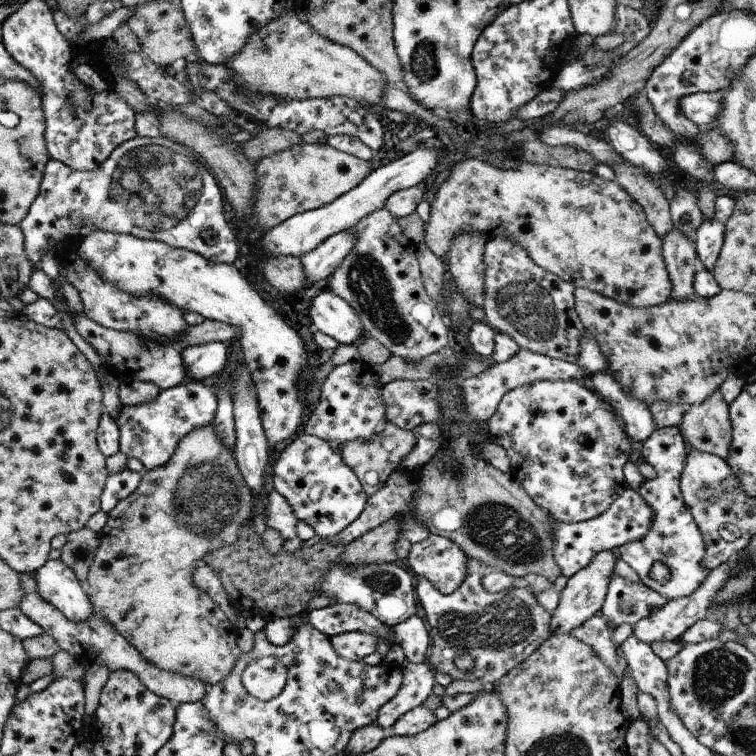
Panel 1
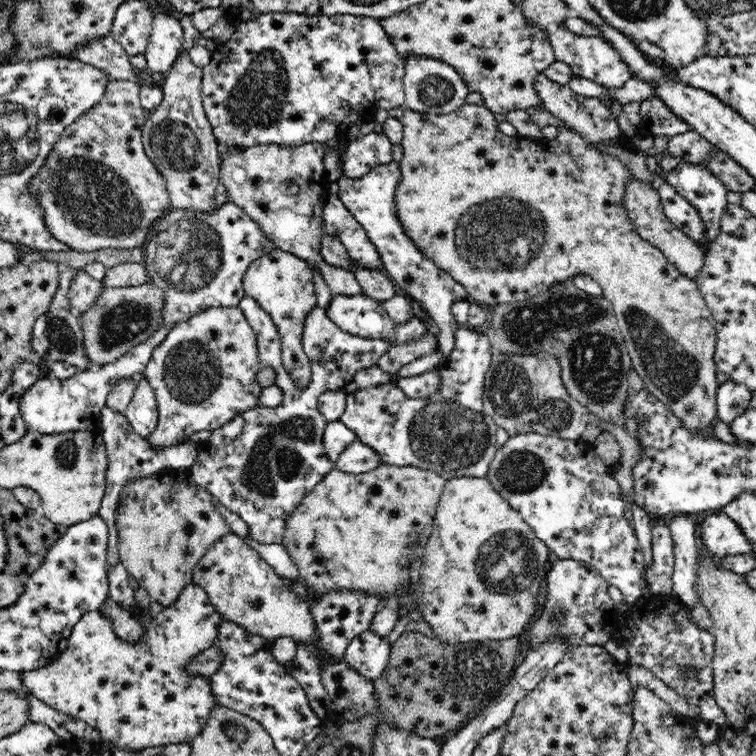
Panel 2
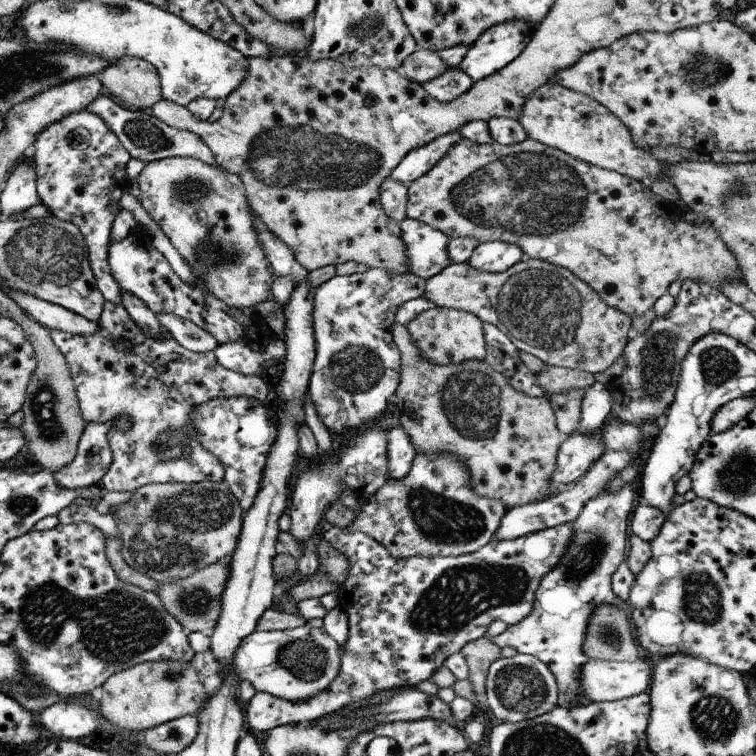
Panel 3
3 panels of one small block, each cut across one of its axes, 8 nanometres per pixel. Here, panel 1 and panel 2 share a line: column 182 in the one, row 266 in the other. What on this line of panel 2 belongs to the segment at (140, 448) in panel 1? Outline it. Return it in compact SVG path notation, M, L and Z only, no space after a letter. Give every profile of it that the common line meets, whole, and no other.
M396 162L377 164L367 175L359 179L340 178L337 180L337 195L344 206L354 215L362 225L368 239L378 249L382 263L382 270L397 284L410 299L421 303L421 307L428 311L440 328L437 336L437 348L448 356L455 347L455 330L461 325L456 322L450 306L459 300L468 299L466 289L456 282L442 268L438 268L432 260L412 242L400 222L396 201L395 188L400 184L400 167Z

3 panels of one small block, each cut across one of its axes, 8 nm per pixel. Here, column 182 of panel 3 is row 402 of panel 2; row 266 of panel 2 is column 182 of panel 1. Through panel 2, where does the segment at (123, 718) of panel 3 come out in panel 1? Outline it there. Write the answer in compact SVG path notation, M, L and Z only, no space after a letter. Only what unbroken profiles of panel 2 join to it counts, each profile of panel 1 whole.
M210 424L204 428L198 428L185 435L178 443L172 458L158 468L151 471L144 471L141 475L139 486L128 497L120 500L116 506L108 513L108 522L103 530L98 533L101 540L101 546L95 554L92 566L89 570L89 577L82 582L87 595L90 597L94 605L94 612L98 615L104 613L115 629L128 642L136 648L136 650L156 668L163 671L180 673L181 675L192 677L203 681L210 688L212 685L218 684L228 676L228 673L234 668L236 661L241 658L241 650L237 646L239 639L239 631L226 618L226 614L220 607L211 599L206 591L195 587L192 577L195 568L199 566L200 560L204 555L207 555L211 550L223 547L227 544L236 542L239 528L244 522L250 522L254 516L254 507L256 496L251 488L244 482L242 473L238 468L233 451L229 451L217 438L213 426Z

